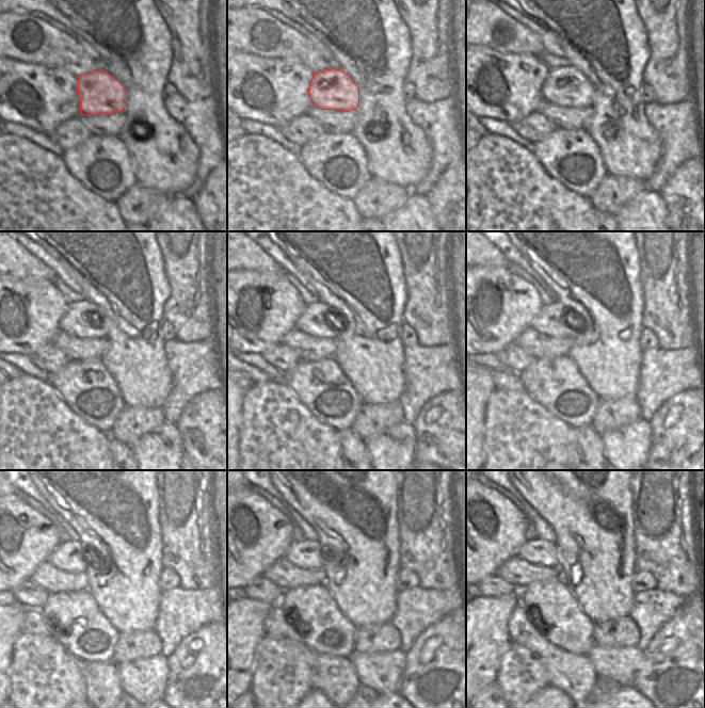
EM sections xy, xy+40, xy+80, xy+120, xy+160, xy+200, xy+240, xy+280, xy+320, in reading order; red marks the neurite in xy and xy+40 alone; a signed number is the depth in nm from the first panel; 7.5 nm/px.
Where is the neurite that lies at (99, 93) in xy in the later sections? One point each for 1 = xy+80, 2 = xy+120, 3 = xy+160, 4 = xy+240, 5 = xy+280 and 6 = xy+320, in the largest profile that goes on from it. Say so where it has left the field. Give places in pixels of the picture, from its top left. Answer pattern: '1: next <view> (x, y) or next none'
1: next xy+80 (566, 86)
2: next xy+120 (84, 319)
3: next xy+160 (313, 321)
4: next xy+240 (69, 556)
5: next xy+280 (308, 554)
6: next xy+320 (541, 552)

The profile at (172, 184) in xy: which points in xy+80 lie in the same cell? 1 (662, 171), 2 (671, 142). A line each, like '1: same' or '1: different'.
1: different
2: different

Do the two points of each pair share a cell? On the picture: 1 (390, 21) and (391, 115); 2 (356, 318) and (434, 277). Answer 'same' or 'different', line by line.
1: same
2: different

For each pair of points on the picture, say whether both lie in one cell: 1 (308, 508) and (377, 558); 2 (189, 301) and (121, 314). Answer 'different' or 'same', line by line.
1: same
2: different

